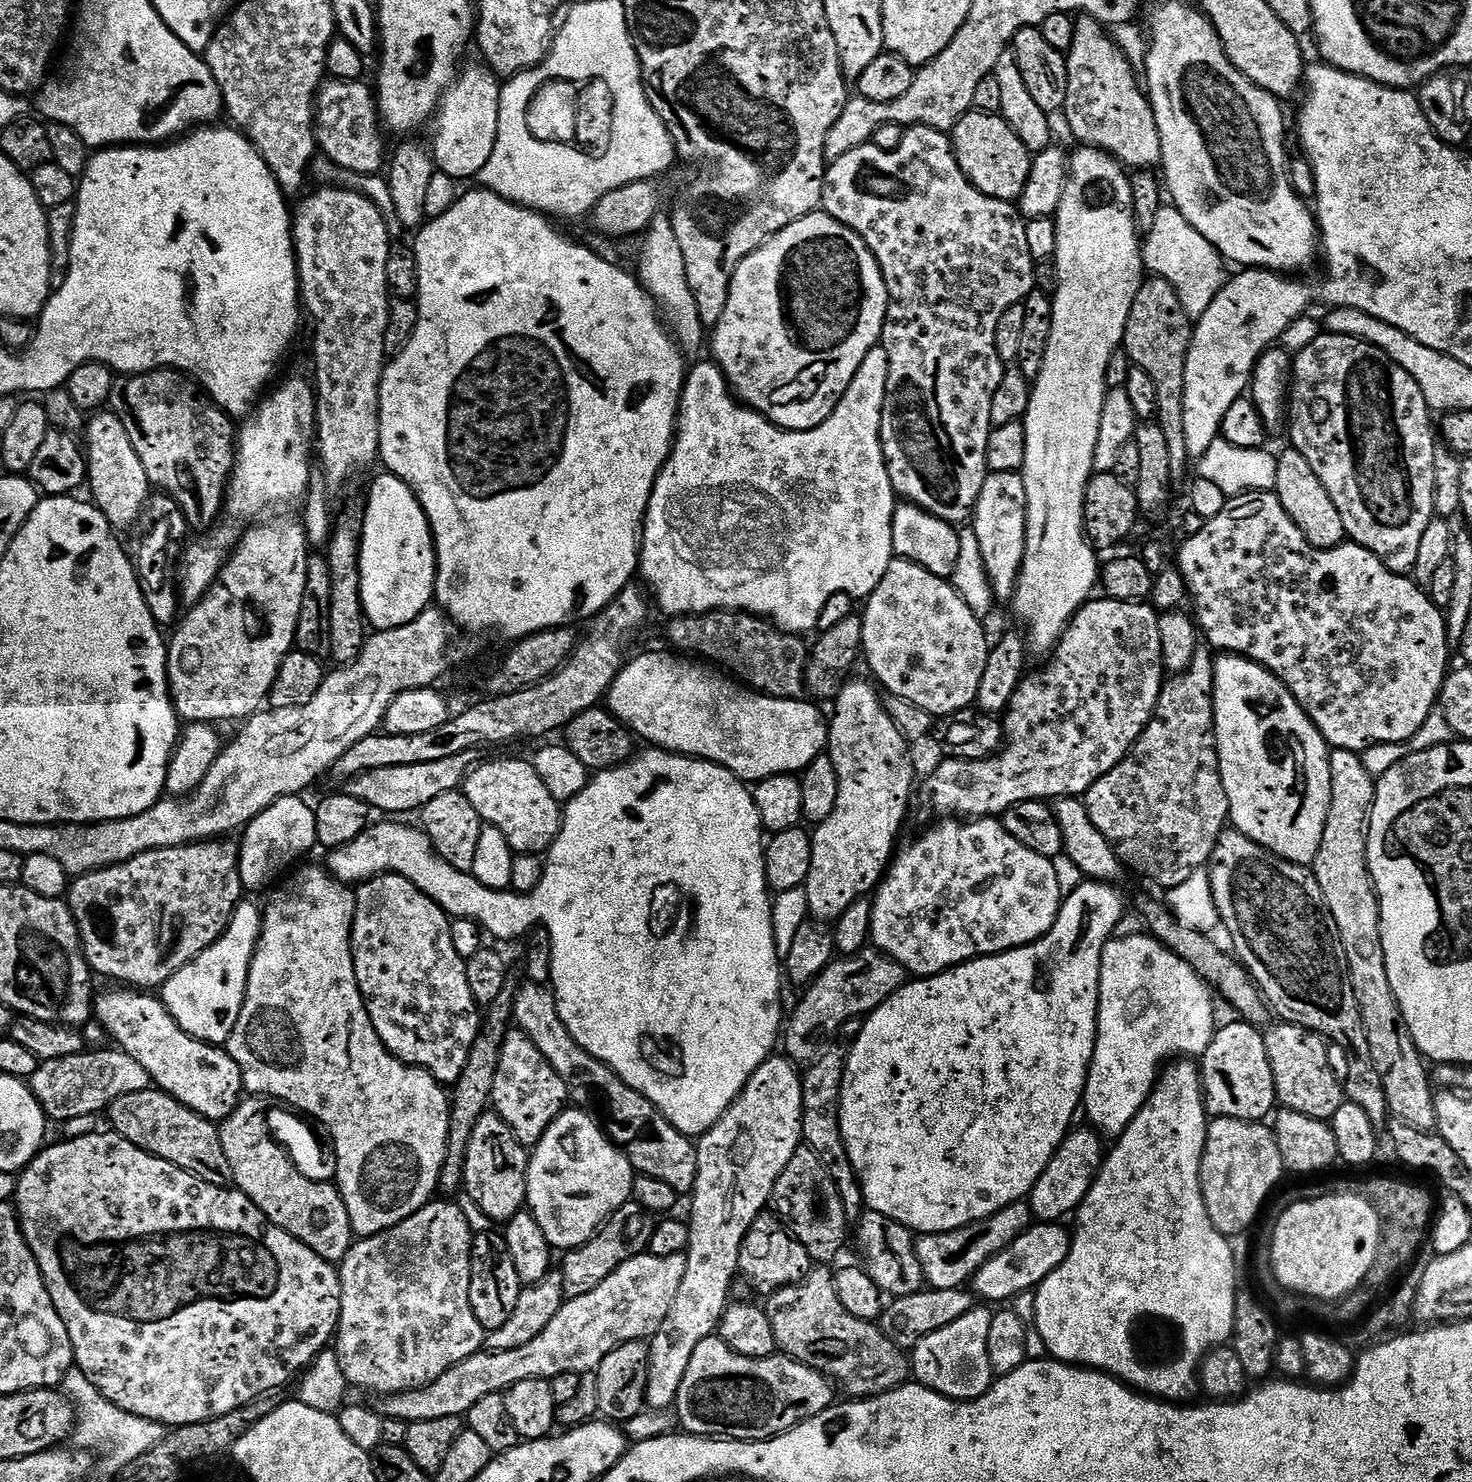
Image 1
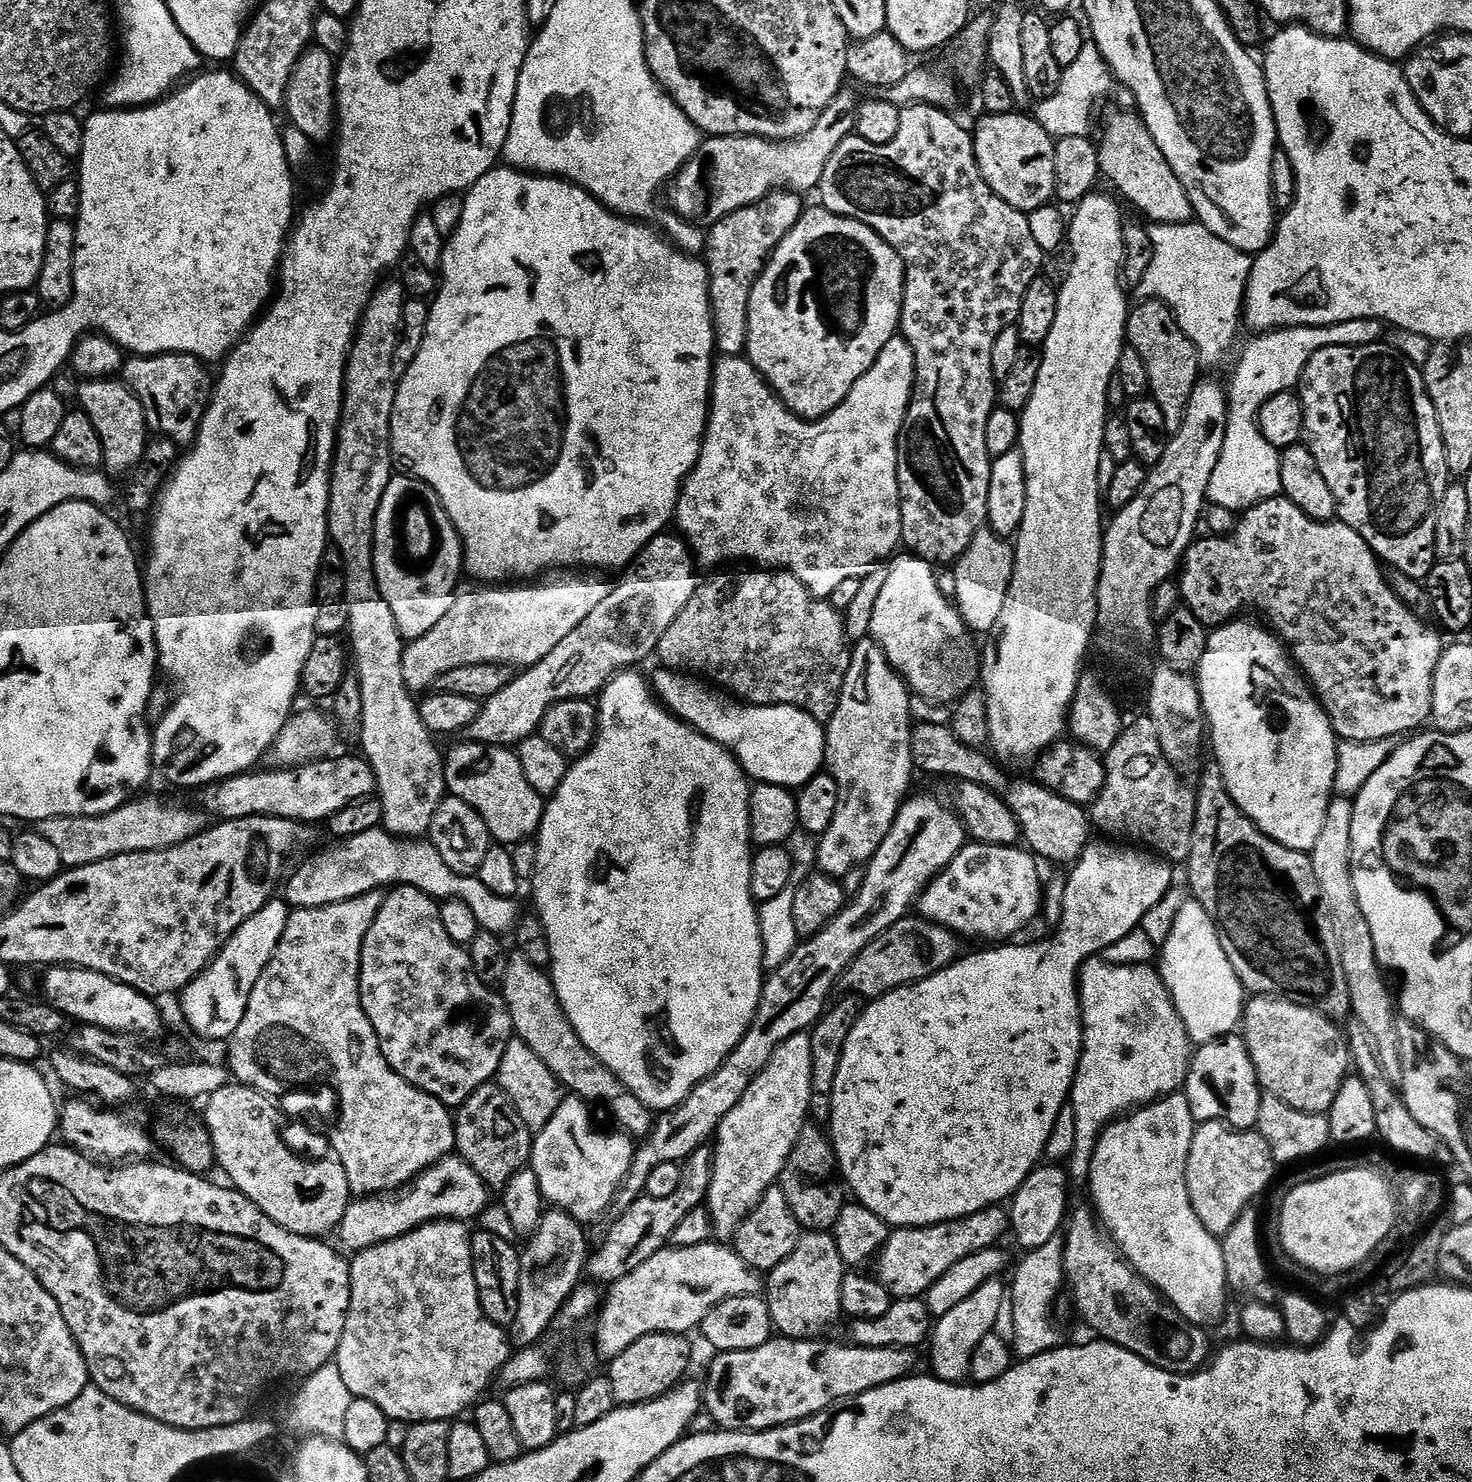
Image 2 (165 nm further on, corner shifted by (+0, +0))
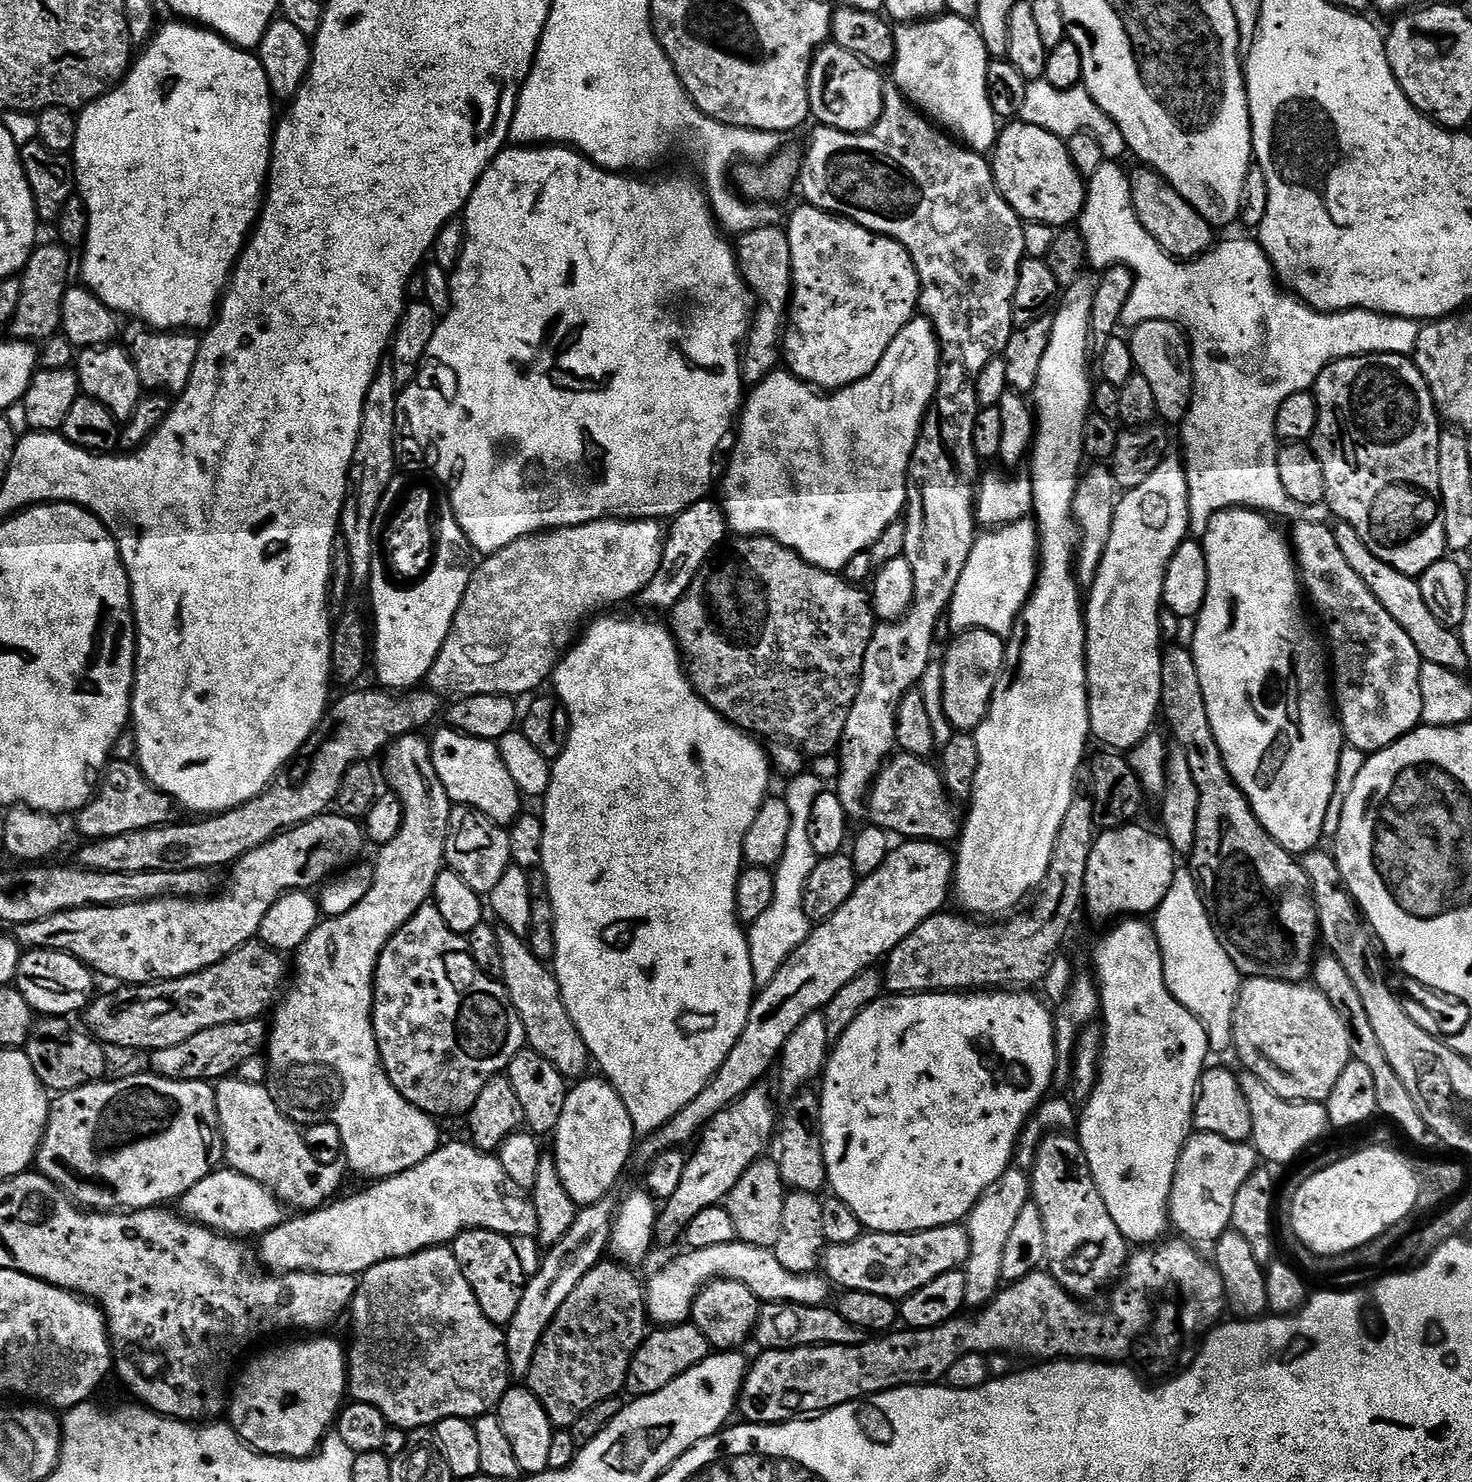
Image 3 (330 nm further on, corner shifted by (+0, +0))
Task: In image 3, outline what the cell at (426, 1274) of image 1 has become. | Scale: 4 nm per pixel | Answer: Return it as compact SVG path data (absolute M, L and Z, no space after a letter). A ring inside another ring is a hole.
M451 1247L423 1248L422 1251L409 1256L378 1262L378 1266L370 1266L370 1270L366 1270L359 1277L356 1296L352 1299L351 1316L352 1332L356 1337L352 1340L352 1348L350 1344L347 1349L347 1391L355 1403L369 1404L377 1408L386 1417L391 1427L411 1430L435 1426L437 1422L446 1418L487 1416L499 1404L500 1399L510 1387L508 1351L504 1341L505 1329L499 1324L490 1322L490 1318L486 1318L486 1314L482 1314L482 1306L478 1306L478 1298L474 1298L474 1290L470 1286L470 1282L466 1282L466 1274L462 1274L462 1266L458 1266L458 1258L452 1253Z

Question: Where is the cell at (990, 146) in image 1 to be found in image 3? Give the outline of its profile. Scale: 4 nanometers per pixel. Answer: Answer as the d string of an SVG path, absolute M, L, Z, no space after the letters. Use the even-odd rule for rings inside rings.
M1008 122L999 129L990 163L996 189L1021 221L1049 224L1053 230L1065 229L1079 221L1088 189L1085 177L1074 166L1063 139L1040 126Z

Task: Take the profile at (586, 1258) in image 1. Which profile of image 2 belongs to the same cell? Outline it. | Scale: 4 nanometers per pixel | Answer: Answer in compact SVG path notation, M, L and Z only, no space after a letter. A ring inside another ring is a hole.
M711 1147L699 1148L695 1154L689 1156L683 1165L684 1177L682 1186L670 1194L670 1198L650 1198L641 1196L624 1213L621 1213L612 1226L612 1229L604 1236L604 1241L600 1245L595 1245L594 1251L589 1255L586 1265L586 1272L597 1285L611 1286L626 1274L631 1274L638 1270L654 1254L658 1254L663 1248L669 1247L674 1230L678 1227L678 1222L690 1214L690 1210L701 1207L708 1199L710 1182L712 1181L712 1162L714 1152Z

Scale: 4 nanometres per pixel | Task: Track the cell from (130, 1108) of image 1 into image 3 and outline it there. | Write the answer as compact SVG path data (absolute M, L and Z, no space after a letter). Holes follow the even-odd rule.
M46 1016L37 1019L26 1045L30 1066L49 1093L59 1094L95 1084L105 1079L108 1060L104 1057L105 1045L101 1044L87 1027L71 1024L66 1016Z

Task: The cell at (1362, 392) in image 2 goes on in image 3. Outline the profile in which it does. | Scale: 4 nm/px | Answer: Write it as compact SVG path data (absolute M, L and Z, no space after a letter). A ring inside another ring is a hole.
M1398 354L1351 356L1336 360L1330 366L1326 366L1326 370L1322 370L1322 374L1314 385L1314 395L1320 417L1310 441L1310 447L1315 450L1318 462L1322 462L1322 474L1326 474L1326 494L1324 495L1326 508L1329 508L1337 516L1335 518L1337 521L1354 526L1354 530L1358 530L1358 538L1362 538L1362 542L1366 542L1366 546L1370 546L1370 550L1374 550L1374 554L1378 558L1382 558L1382 562L1394 566L1394 570L1398 570L1402 574L1418 578L1423 572L1430 570L1430 566L1434 566L1434 562L1445 559L1448 552L1446 522L1442 514L1440 487L1438 486L1438 442L1442 431L1441 413L1432 400L1430 390L1426 386L1426 378L1422 378L1415 359L1408 356L1399 356Z

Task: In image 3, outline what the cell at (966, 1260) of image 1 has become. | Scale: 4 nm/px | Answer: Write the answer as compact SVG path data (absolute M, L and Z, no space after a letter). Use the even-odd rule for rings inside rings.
M963 1223L947 1224L921 1232L865 1231L849 1244L828 1244L822 1253L822 1272L829 1285L836 1287L837 1284L844 1292L866 1290L866 1294L882 1294L882 1298L900 1302L905 1296L914 1294L914 1290L922 1290L922 1286L934 1282L934 1278L942 1278L942 1274L963 1269L969 1258L970 1234Z

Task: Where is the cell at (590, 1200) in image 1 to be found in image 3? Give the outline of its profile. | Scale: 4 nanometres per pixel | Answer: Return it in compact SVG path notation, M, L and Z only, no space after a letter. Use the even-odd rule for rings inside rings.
M603 1078L588 1079L581 1079L569 1087L566 1106L562 1106L562 1118L558 1118L558 1126L554 1133L554 1139L556 1139L554 1155L558 1174L562 1178L562 1186L566 1186L566 1194L574 1198L577 1206L603 1200L613 1191L612 1187L619 1182L620 1175L623 1174L624 1167L628 1164L628 1159L630 1161L633 1159L634 1145L638 1140L638 1133L630 1118L630 1110L626 1110L614 1086Z

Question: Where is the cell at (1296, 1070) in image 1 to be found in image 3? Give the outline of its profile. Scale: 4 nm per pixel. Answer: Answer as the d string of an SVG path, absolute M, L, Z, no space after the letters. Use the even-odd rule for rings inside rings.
M1254 976L1245 979L1240 986L1233 1012L1233 1045L1234 1052L1240 1055L1243 1067L1254 1073L1278 1098L1287 1100L1327 1101L1330 1090L1338 1083L1342 1070L1346 1070L1350 1054L1350 1041L1346 1026L1334 1006L1311 983L1291 984L1285 980L1271 980L1265 976Z

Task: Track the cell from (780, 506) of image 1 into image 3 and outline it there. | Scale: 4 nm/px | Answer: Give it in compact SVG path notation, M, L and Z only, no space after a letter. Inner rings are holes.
M914 318L890 342L882 362L866 378L849 384L848 387L825 394L817 390L813 385L800 380L787 370L771 372L761 384L755 385L747 393L742 405L742 411L738 416L738 432L740 437L736 440L736 449L728 460L728 469L724 472L724 500L722 507L724 516L728 519L728 527L737 537L741 536L769 536L782 546L794 550L806 562L813 564L815 568L821 568L827 572L843 573L846 562L854 558L854 554L862 554L869 551L874 542L878 542L882 530L890 526L895 520L901 519L908 502L908 464L912 461L912 451L916 440L920 436L920 427L924 425L924 417L928 414L928 408L936 399L936 388L940 385L940 343L936 337L936 331L932 323L926 318Z

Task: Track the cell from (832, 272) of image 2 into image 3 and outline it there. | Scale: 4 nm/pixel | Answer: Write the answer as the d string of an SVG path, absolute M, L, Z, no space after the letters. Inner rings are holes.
M803 206L792 217L789 218L788 224L786 220L786 231L788 241L790 242L790 258L792 259L792 298L790 301L790 324L796 329L789 331L784 338L784 346L782 349L782 360L786 365L787 371L805 380L806 383L815 386L820 390L839 390L848 387L849 384L858 382L862 378L866 378L878 366L878 362L882 362L882 358L886 354L886 350L890 346L890 342L894 342L894 338L898 338L898 334L909 322L914 319L918 312L920 302L920 279L916 273L914 262L910 258L910 254L901 246L898 241L891 240L889 236L880 236L876 232L866 230L862 226L852 223L851 220L843 219L831 212L824 212L820 208L811 206Z

